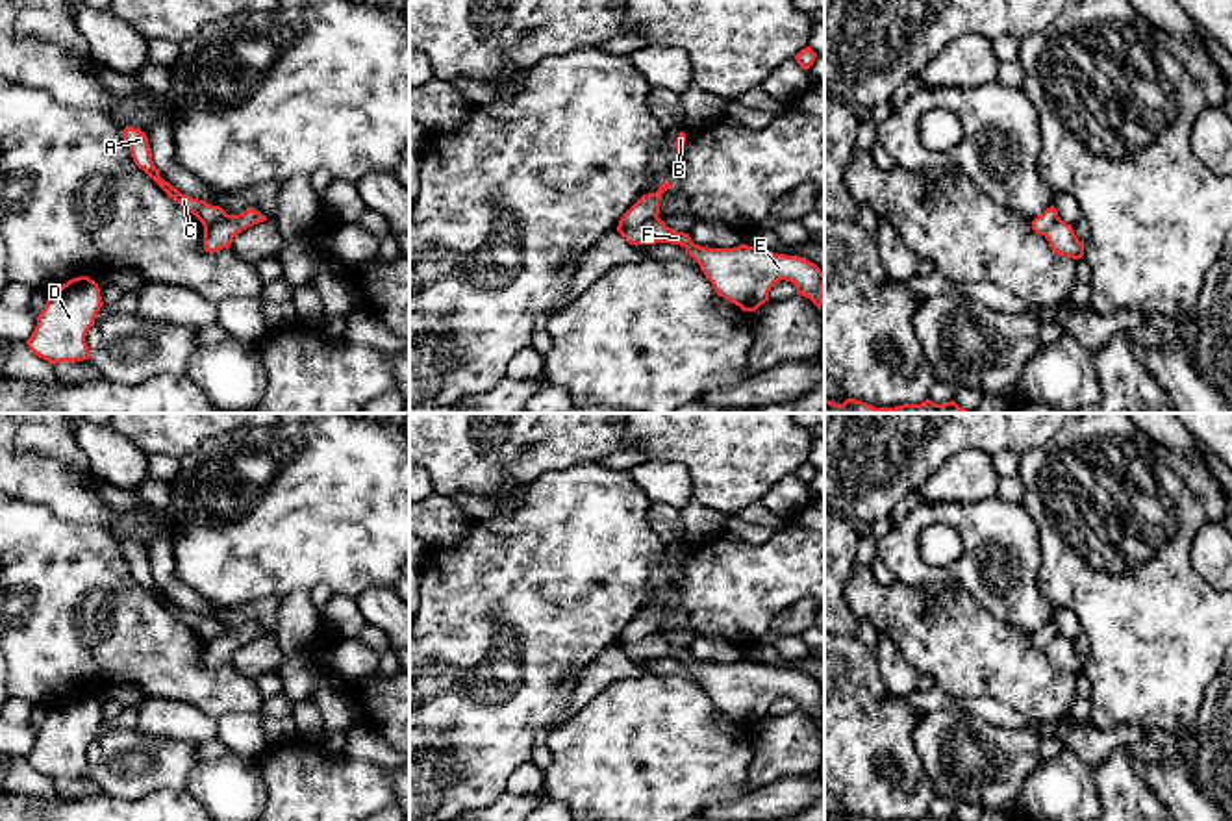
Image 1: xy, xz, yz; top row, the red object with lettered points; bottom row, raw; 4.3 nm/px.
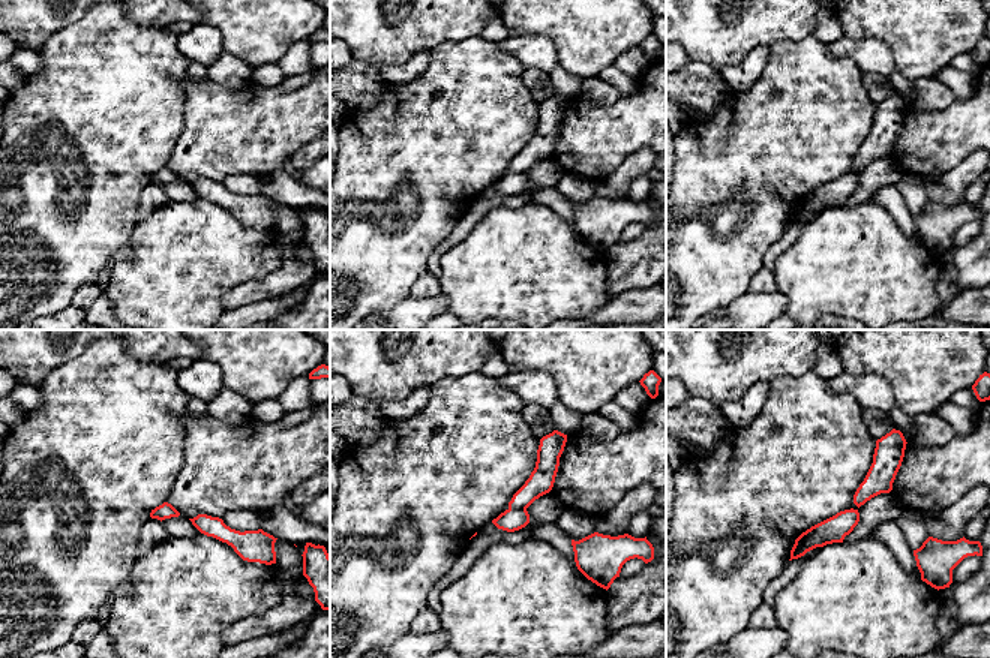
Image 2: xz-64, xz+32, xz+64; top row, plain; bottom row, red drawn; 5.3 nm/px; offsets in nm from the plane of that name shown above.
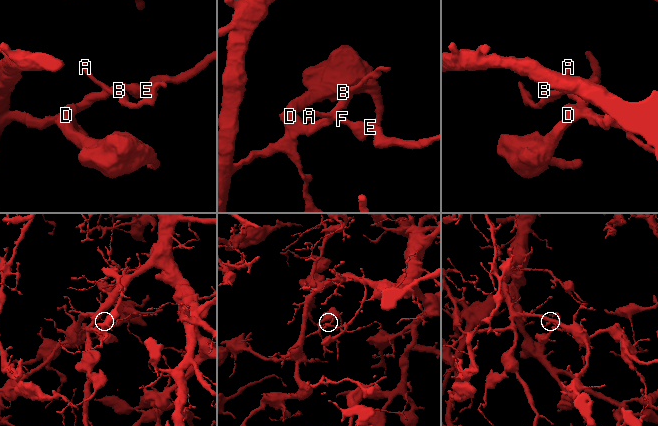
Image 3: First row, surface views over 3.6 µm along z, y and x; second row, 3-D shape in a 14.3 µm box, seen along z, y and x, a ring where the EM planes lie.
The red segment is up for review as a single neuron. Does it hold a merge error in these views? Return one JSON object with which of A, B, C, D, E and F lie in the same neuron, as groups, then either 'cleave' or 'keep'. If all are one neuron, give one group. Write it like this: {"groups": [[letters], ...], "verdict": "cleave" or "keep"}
{"groups": [["A", "B", "C"], ["D", "E", "F"]], "verdict": "cleave"}

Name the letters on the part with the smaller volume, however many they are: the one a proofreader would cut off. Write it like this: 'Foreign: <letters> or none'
Foreign: A, B, C

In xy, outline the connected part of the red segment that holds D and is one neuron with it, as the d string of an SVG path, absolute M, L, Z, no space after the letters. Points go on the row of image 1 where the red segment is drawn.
M78 276L48 295L28 348L56 365L91 358L85 335L104 306L100 287L89 276Z

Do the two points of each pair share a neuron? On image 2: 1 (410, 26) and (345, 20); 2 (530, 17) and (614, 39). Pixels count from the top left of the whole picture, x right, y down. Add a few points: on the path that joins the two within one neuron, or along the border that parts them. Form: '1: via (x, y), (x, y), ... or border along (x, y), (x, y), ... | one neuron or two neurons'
1: via (393, 20), (362, 20) | one neuron
2: via (551, 17), (593, 18) | one neuron

